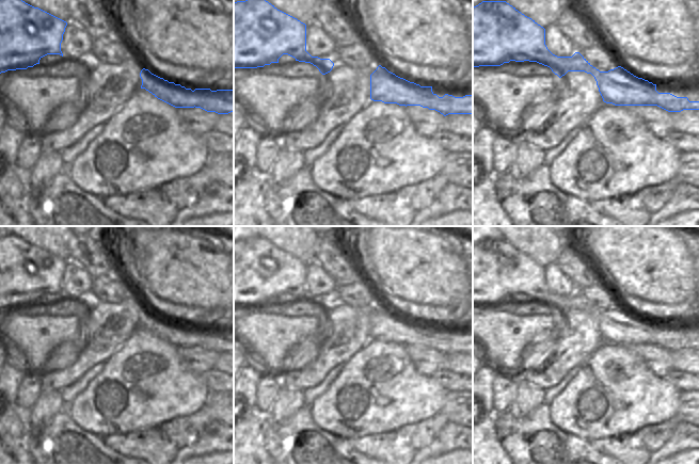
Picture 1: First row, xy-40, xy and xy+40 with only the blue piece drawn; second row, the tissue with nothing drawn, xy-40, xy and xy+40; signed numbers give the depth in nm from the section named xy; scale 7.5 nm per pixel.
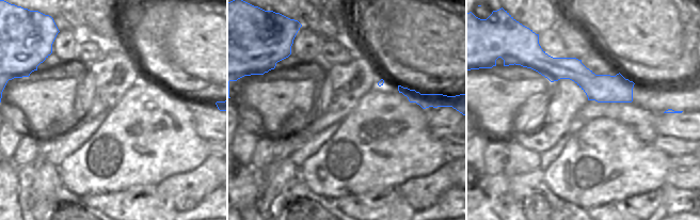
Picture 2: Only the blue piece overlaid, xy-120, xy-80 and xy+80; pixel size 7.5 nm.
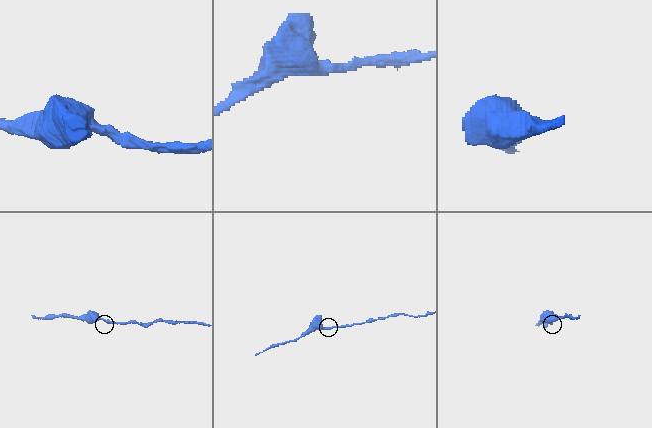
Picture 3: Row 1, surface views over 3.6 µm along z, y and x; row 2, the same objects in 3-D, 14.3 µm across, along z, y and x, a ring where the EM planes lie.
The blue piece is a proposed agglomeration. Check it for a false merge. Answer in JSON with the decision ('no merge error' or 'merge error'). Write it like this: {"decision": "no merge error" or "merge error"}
{"decision": "no merge error"}

